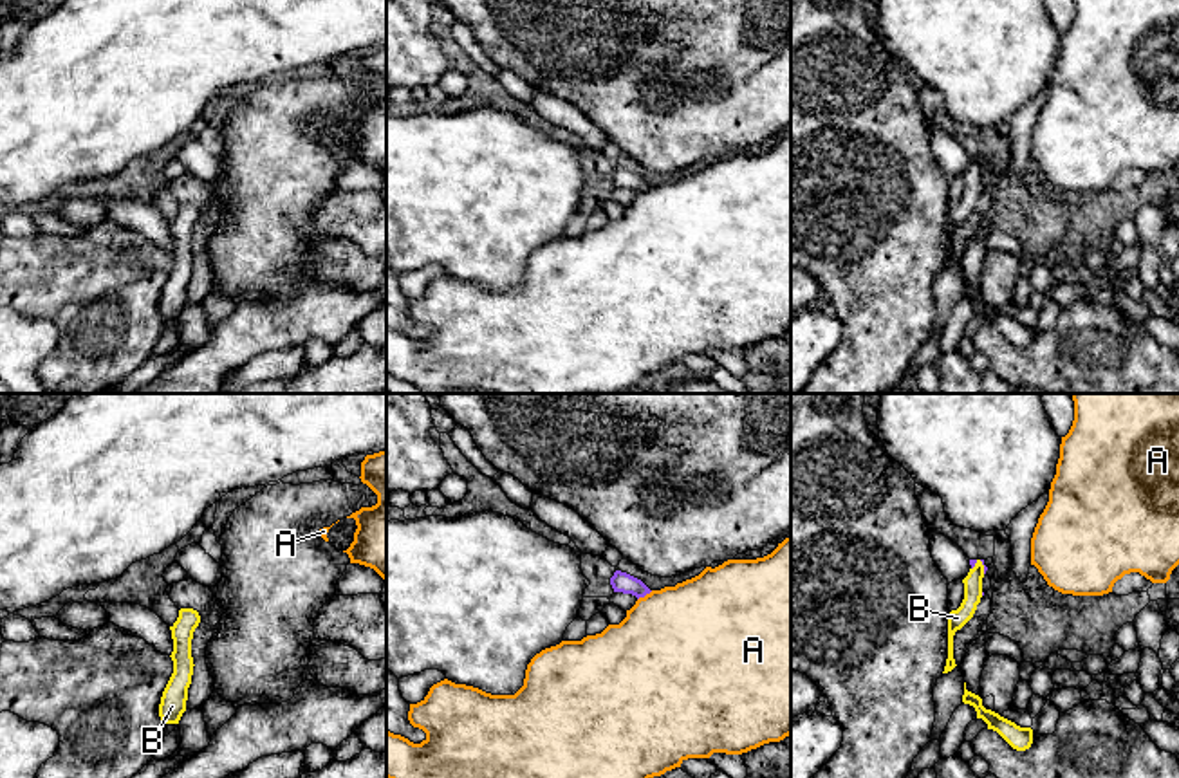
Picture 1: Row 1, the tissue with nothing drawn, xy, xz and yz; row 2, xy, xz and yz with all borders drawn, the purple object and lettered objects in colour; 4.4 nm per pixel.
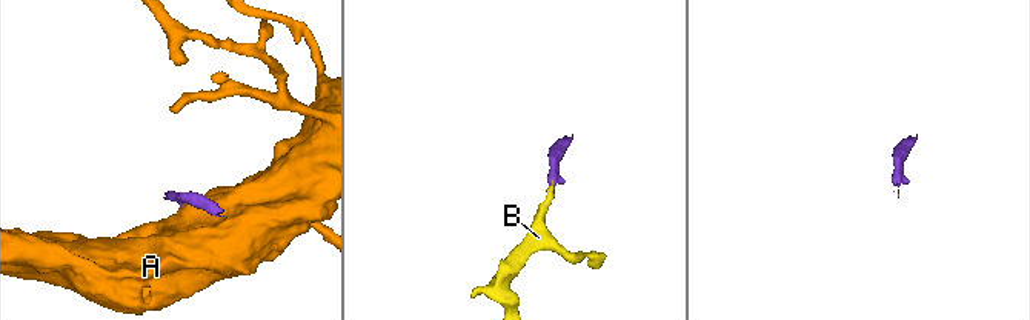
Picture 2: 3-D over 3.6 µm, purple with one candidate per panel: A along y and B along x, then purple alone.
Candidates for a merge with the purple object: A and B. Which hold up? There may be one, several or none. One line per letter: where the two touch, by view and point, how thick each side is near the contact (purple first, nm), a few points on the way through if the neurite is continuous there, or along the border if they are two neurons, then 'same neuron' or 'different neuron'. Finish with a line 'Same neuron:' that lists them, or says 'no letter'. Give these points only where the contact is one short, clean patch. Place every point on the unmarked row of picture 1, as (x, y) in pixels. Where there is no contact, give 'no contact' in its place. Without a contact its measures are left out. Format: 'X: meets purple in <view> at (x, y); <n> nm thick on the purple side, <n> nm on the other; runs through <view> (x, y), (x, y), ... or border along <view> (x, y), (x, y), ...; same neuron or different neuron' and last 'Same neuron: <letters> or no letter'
A: meets purple in xz at (645, 190); 90 nm thick on the purple side, 480 nm on the other; different neuron
B: meets purple in yz at (983, 159); 20 nm thick on the purple side, 80 nm on the other; runs through yz (981, 156), (983, 159), (974, 175); same neuron
Same neuron: B

